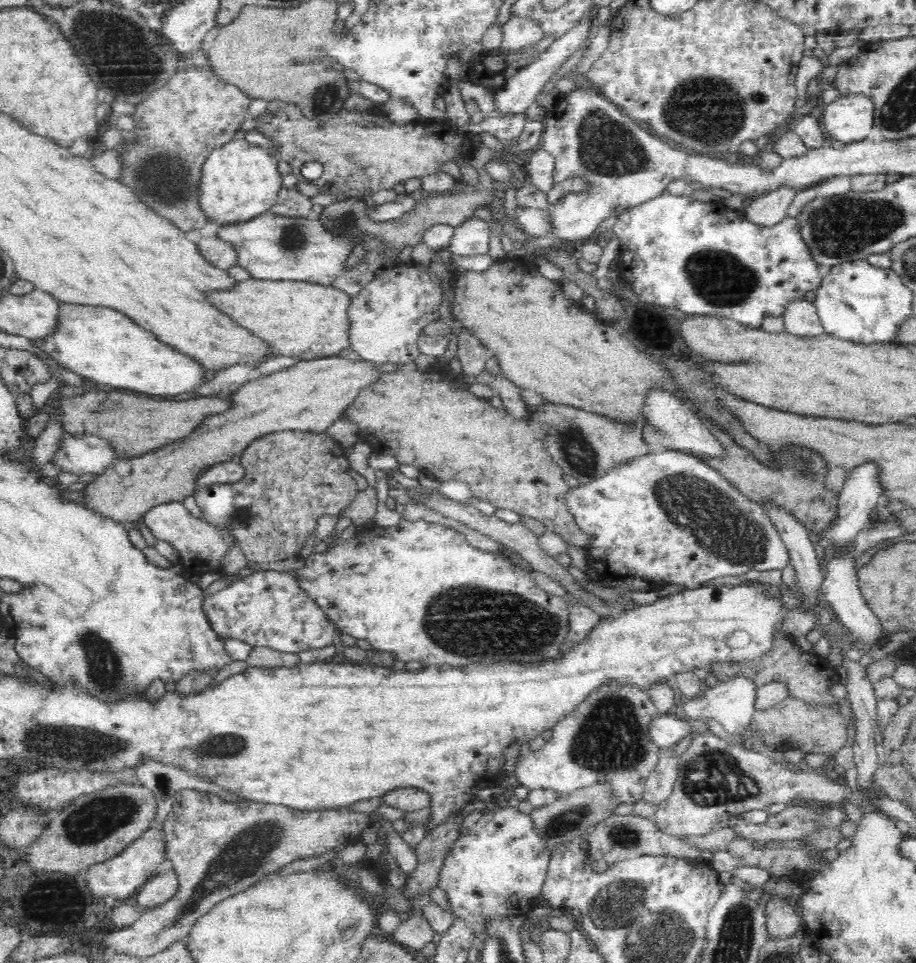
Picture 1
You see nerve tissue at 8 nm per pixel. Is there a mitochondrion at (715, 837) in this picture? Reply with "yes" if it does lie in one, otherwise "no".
no

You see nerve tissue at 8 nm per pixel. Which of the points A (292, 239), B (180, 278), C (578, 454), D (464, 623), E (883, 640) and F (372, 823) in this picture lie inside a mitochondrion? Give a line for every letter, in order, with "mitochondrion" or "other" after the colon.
A: mitochondrion
B: other
C: mitochondrion
D: mitochondrion
E: other
F: other

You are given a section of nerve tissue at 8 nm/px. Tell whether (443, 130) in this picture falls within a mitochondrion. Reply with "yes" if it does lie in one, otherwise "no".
no

